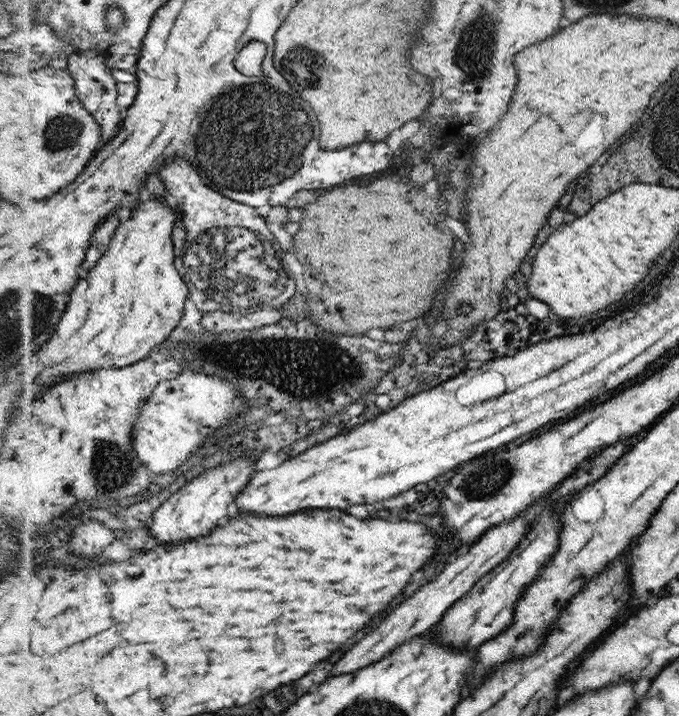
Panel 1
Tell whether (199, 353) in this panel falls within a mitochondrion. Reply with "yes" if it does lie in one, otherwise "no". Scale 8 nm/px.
yes

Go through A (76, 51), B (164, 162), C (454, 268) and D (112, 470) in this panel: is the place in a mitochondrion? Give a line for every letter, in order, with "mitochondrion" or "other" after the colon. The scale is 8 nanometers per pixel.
A: other
B: other
C: other
D: mitochondrion

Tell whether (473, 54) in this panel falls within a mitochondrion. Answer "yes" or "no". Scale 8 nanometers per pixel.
yes

